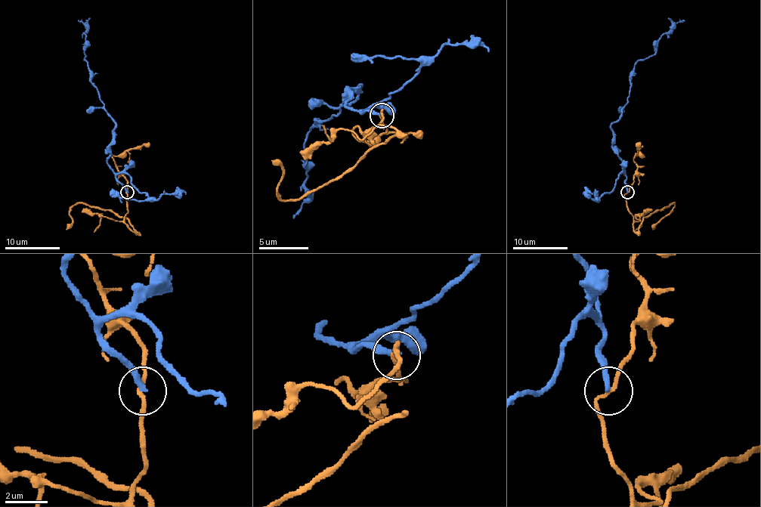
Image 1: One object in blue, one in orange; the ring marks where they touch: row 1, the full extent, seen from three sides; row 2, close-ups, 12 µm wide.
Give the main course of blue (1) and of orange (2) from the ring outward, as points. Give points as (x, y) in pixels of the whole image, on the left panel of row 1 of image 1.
1: (126, 193), (107, 162), (114, 121), (91, 81), (84, 52), (87, 28), (78, 21)
2: (126, 193), (125, 223), (134, 232), (124, 217), (80, 203), (69, 213), (72, 224), (66, 230)

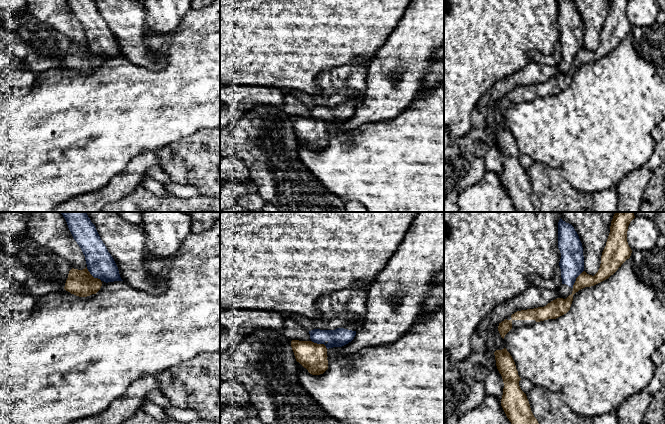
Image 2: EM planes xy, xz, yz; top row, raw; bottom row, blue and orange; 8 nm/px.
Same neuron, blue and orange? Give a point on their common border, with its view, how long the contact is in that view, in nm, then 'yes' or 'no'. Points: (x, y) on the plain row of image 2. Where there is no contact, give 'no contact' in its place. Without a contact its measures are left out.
xy (93, 52) | 170 nm | no

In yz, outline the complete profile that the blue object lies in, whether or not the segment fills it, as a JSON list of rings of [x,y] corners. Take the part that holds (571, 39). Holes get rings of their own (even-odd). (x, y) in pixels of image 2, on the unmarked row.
[[[558,0],[558,24],[562,54],[562,60],[557,64],[558,74],[566,75],[572,70],[576,54],[584,47],[582,19],[571,0]]]

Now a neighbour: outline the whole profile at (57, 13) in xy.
[[[28,0],[27,11],[67,36],[72,44],[87,43],[85,32],[67,0]]]

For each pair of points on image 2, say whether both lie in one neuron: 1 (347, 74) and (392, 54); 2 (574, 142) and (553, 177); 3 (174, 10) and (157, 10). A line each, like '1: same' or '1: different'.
1: different
2: different
3: same

